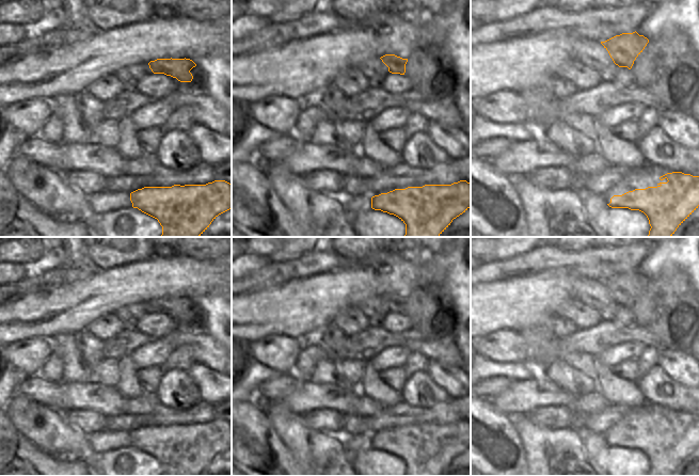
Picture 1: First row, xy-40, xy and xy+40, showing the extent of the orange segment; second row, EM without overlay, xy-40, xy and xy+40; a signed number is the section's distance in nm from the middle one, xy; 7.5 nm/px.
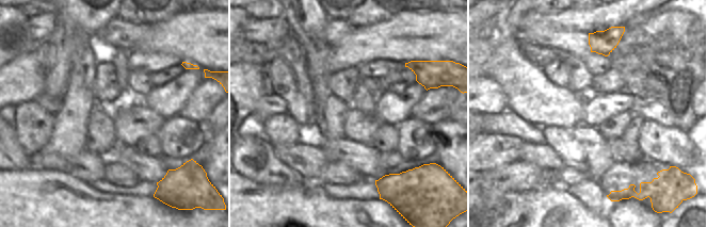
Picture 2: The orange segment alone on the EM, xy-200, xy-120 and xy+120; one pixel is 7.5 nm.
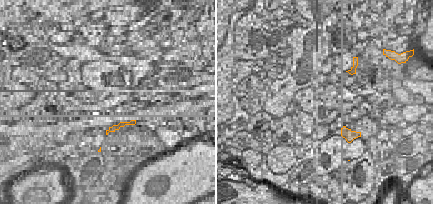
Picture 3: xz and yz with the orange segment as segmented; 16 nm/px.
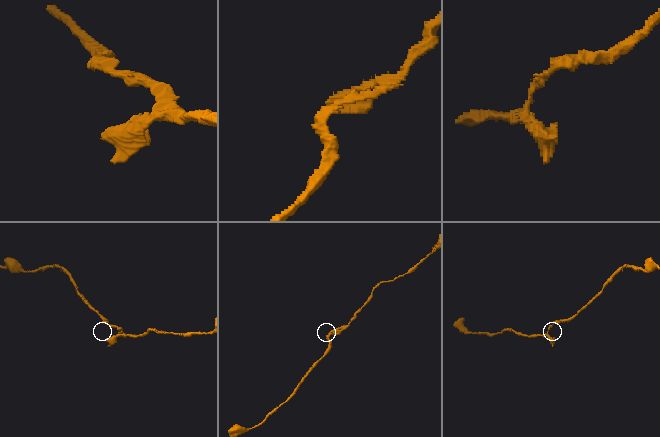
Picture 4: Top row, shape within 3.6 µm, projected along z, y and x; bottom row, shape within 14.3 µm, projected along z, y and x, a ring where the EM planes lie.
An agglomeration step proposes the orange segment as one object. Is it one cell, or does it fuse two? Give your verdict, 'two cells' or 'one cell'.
one cell

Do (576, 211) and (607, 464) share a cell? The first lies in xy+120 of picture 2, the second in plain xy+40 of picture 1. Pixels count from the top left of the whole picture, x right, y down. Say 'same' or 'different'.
different

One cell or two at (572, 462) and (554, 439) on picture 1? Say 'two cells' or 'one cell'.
one cell

